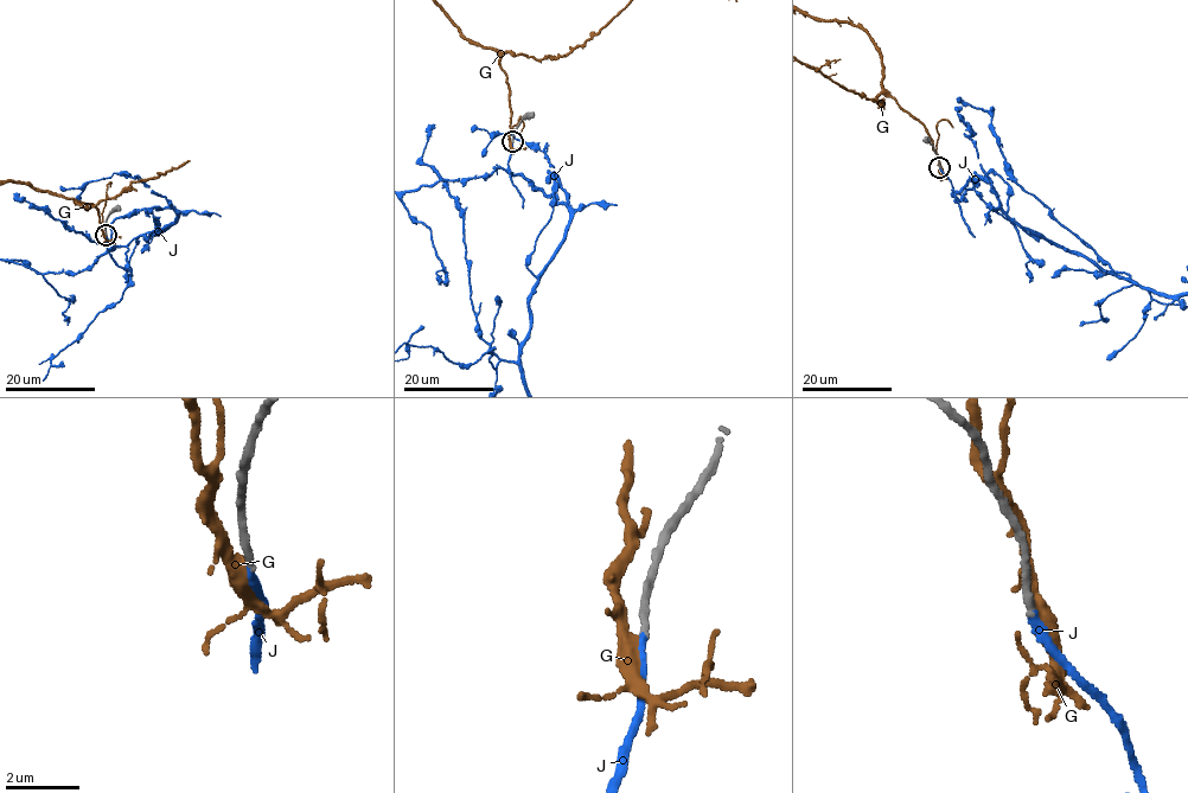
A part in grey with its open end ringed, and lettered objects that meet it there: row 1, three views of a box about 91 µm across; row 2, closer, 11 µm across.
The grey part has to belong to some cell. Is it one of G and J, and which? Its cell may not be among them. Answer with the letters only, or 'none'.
J

